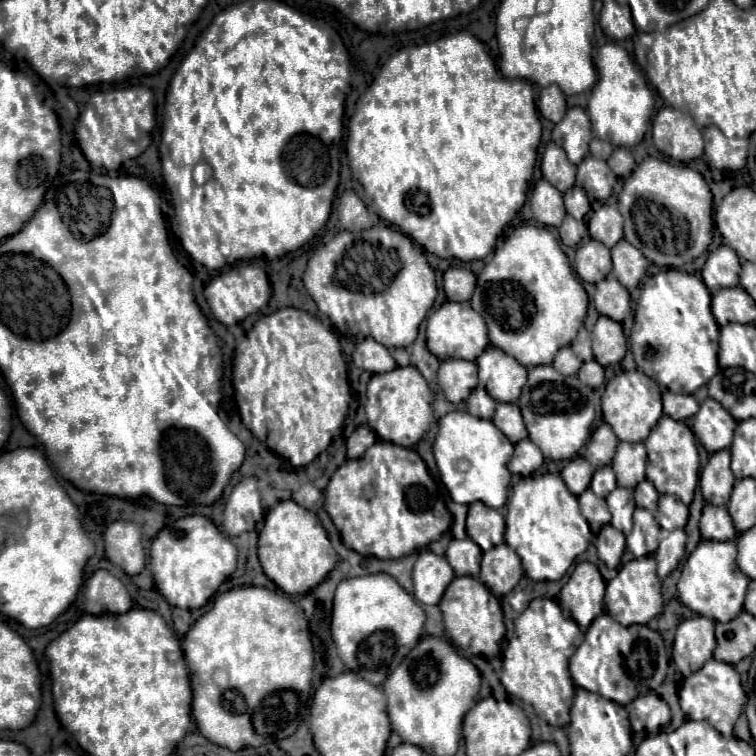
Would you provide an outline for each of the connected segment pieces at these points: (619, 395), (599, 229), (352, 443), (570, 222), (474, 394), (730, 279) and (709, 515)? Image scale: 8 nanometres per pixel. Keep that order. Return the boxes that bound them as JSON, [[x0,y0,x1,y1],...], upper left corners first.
[[601,371,663,443],[589,205,623,247],[347,425,377,459],[559,215,583,247],[467,387,495,419],[701,245,741,291],[699,503,737,541]]

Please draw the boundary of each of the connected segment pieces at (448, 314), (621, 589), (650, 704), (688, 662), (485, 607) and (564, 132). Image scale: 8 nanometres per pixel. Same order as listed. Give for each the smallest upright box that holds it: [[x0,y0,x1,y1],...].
[[427,303,489,361],[604,551,663,625],[627,695,669,735],[673,617,715,675],[439,577,505,655],[553,107,593,165]]

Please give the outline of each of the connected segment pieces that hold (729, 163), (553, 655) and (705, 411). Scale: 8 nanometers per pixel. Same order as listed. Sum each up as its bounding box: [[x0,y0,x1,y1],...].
[[703,127,749,171],[500,599,584,727],[693,397,737,451]]

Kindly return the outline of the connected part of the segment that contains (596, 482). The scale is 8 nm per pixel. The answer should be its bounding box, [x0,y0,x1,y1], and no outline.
[591,467,617,497]

